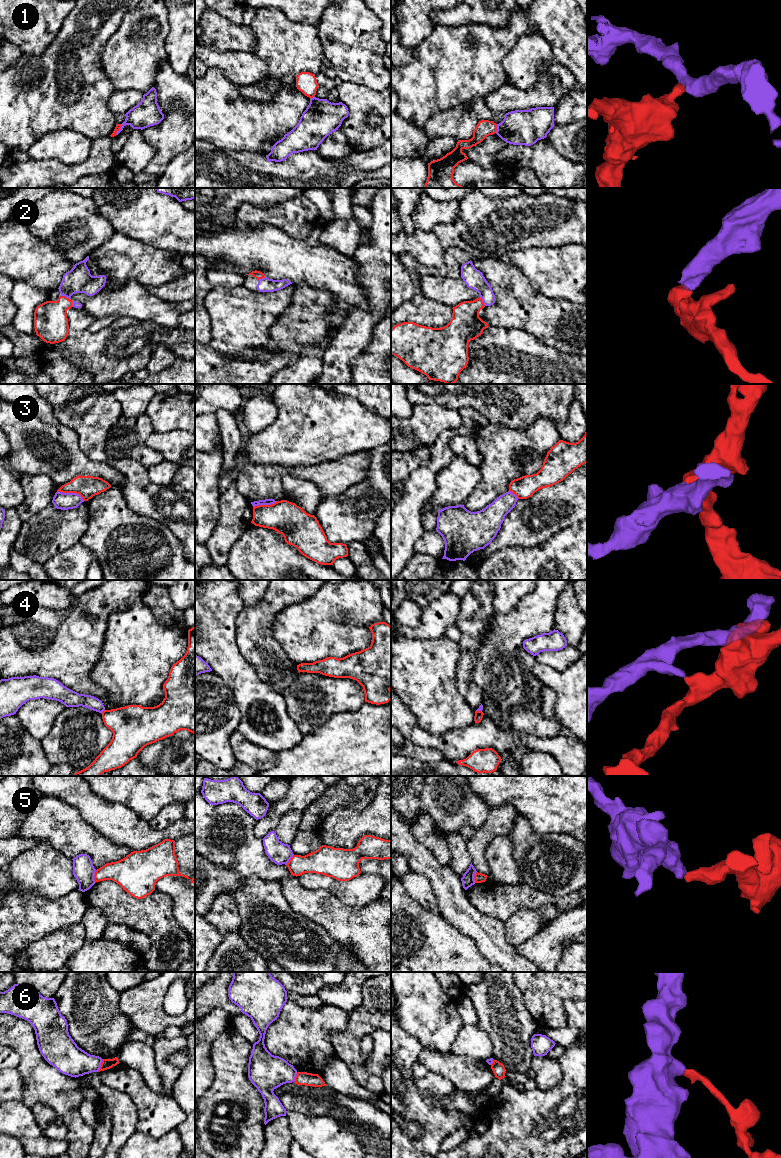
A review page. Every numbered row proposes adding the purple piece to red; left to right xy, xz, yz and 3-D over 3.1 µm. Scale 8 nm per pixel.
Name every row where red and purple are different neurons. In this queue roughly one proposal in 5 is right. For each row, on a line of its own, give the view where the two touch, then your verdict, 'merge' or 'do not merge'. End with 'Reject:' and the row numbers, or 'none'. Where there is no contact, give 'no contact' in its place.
1: contact in xy; do not merge
2: contact in xy; merge
3: contact in xy; do not merge
4: contact in xy; do not merge
5: contact in xy; do not merge
6: contact in xy; do not merge
Reject: 1, 3, 4, 5, 6

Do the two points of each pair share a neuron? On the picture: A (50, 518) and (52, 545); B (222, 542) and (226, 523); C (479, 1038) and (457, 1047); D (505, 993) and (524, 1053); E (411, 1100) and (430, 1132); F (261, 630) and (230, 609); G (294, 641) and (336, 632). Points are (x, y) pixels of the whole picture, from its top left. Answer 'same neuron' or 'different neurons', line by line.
A: same neuron
B: same neuron
C: same neuron
D: same neuron
E: same neuron
F: different neurons
G: same neuron

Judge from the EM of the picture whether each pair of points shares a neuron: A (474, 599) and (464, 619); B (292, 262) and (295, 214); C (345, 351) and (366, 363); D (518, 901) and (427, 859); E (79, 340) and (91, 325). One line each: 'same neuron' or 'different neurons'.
A: same neuron
B: different neurons
C: different neurons
D: different neurons
E: different neurons

